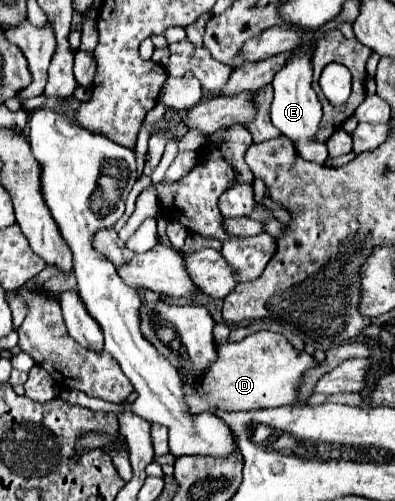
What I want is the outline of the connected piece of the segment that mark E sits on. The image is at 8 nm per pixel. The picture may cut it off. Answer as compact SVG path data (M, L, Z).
M301 44L297 48L293 48L293 52L289 52L289 58L285 62L285 66L275 74L271 86L275 88L275 98L269 110L269 118L273 122L273 126L277 130L281 130L287 138L291 138L295 142L297 154L309 162L317 162L317 164L325 164L327 160L327 146L325 144L317 144L313 140L319 122L321 122L321 102L315 94L315 90L311 88L311 78L313 78L313 66L311 66L311 54L309 54L311 44Z

